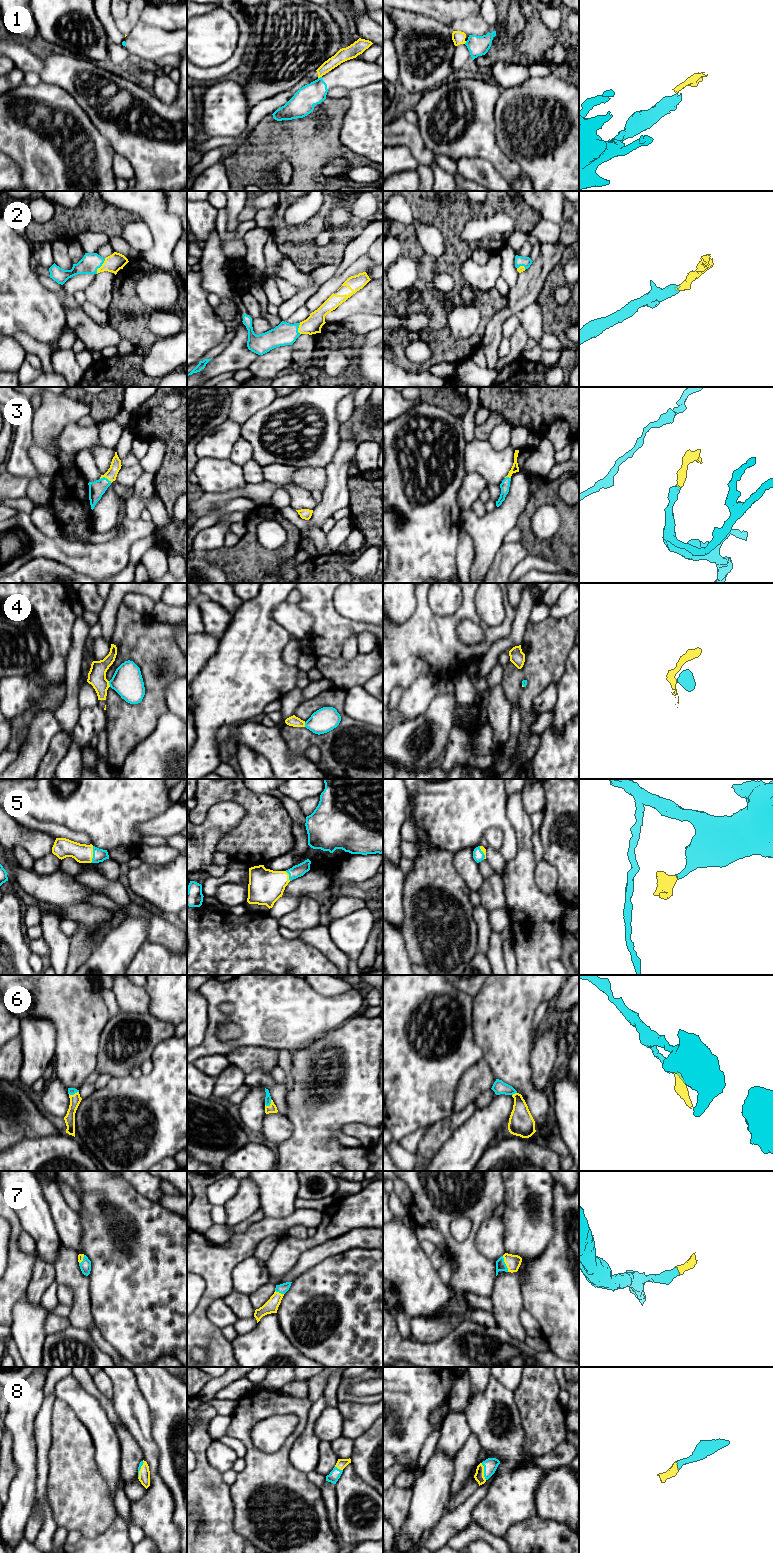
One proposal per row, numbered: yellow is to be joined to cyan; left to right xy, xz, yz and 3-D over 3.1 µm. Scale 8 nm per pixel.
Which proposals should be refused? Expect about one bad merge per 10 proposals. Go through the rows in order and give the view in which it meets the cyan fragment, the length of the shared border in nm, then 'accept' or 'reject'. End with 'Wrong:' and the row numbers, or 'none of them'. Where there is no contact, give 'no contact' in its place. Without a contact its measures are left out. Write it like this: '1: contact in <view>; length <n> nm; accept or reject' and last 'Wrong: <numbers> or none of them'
1: contact in xz; length 40 nm; reject
2: contact in xy; length 150 nm; accept
3: contact in xy; length 100 nm; accept
4: contact in xy; length 50 nm; accept
5: contact in xy; length 140 nm; accept
6: contact in xz; length 80 nm; accept
7: contact in yz; length 140 nm; accept
8: contact in yz; length 140 nm; accept
Wrong: 1

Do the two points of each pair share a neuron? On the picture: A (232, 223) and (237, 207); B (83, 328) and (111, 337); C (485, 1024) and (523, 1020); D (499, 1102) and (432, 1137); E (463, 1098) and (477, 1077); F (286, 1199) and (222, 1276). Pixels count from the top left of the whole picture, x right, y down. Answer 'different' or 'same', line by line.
A: same
B: same
C: same
D: different
E: same
F: different

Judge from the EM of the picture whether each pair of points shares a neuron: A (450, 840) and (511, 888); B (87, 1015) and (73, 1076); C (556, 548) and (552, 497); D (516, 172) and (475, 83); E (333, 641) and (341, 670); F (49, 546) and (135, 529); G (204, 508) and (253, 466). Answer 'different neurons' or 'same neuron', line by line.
A: different neurons
B: same neuron
C: same neuron
D: same neuron
E: different neurons
F: same neuron
G: different neurons

